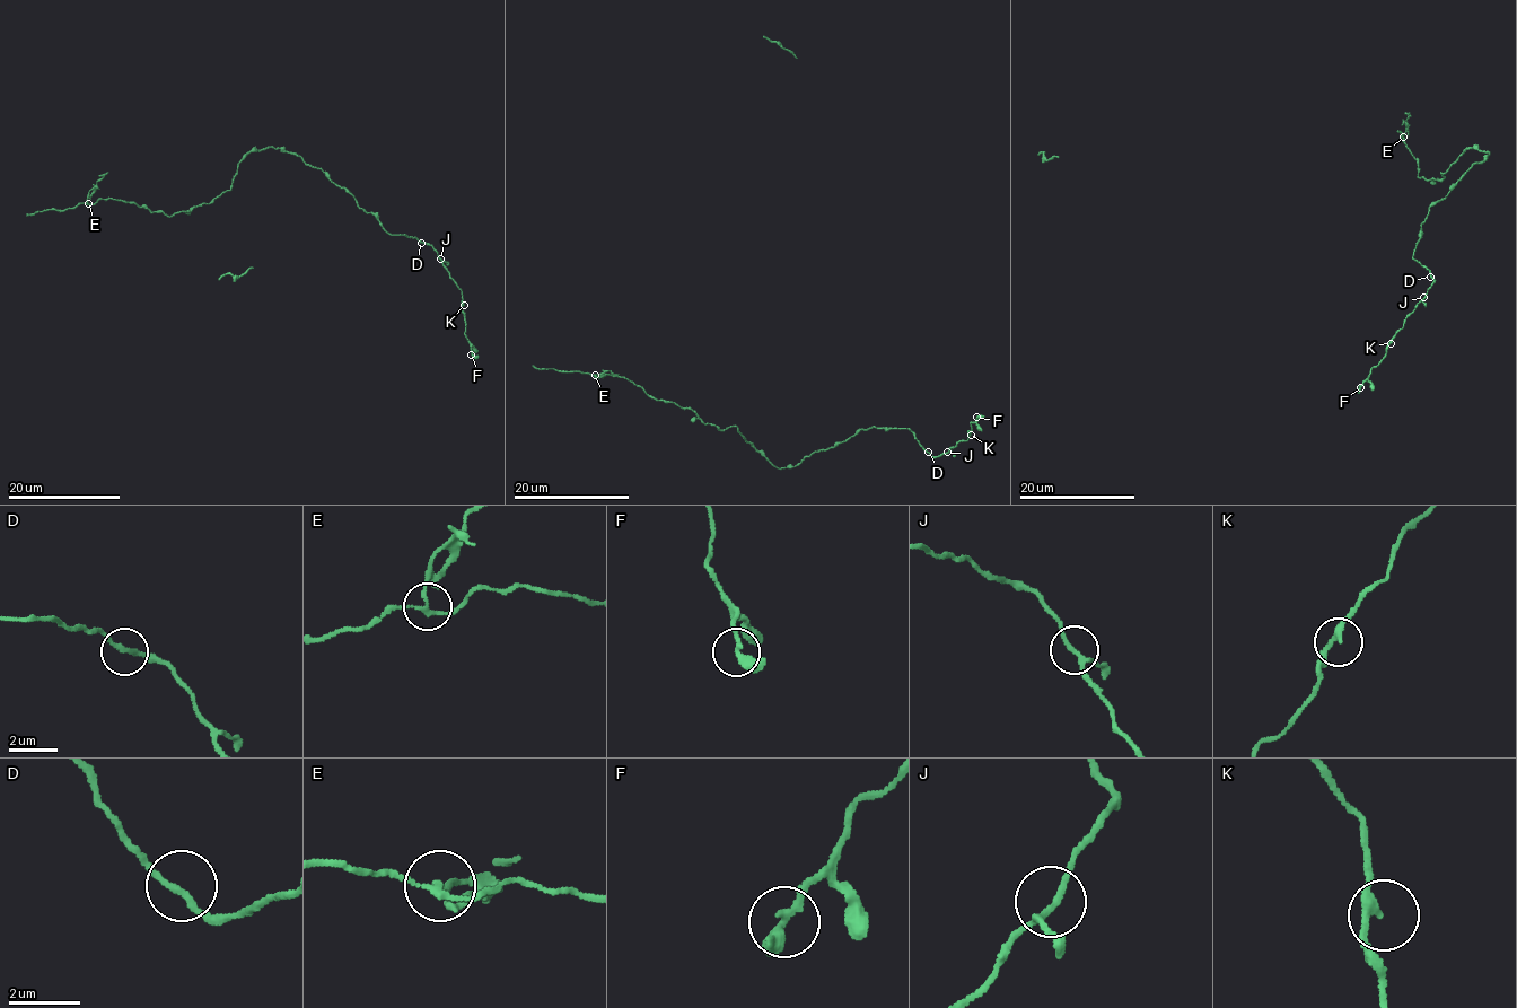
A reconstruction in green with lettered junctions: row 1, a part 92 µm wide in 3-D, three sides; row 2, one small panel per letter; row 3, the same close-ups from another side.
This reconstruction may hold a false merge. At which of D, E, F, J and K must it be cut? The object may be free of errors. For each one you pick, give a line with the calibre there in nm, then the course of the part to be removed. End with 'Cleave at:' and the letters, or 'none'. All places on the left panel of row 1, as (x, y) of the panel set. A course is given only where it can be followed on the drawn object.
E: calibre 140 nm; course (87, 203), (89, 192), (107, 172)
Cleave at: E

